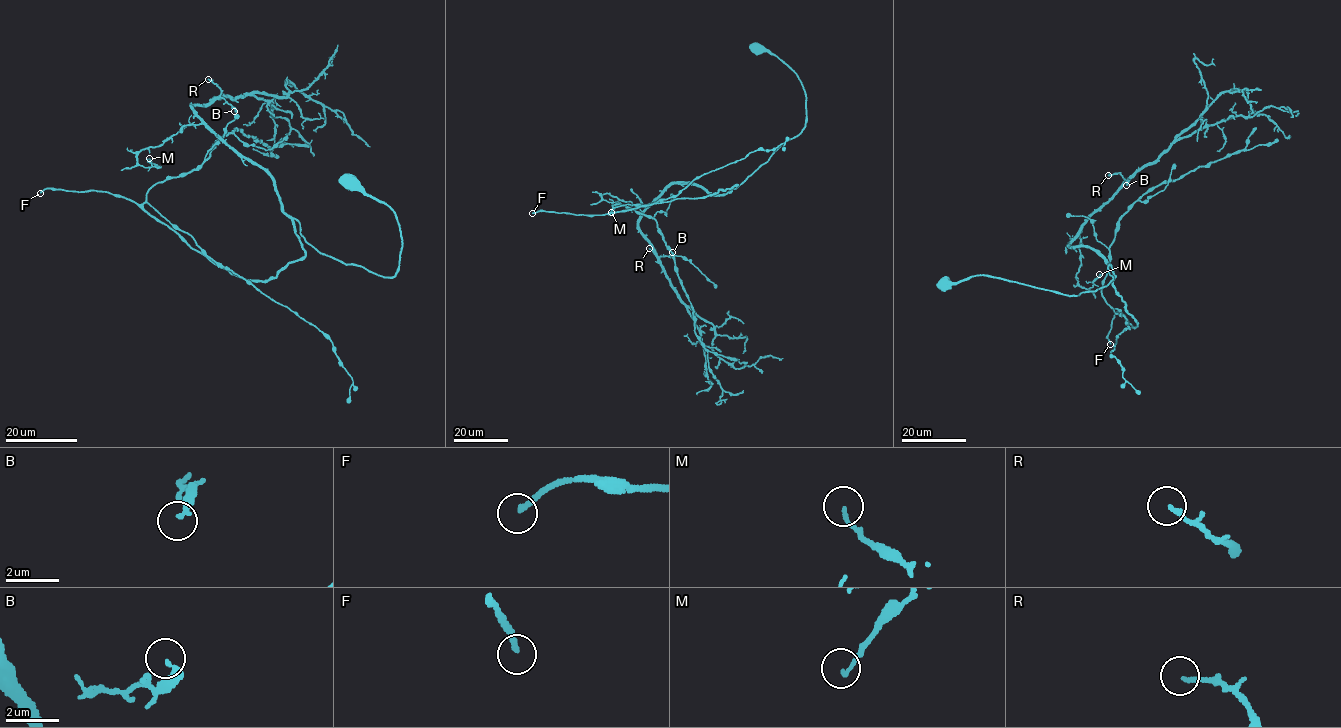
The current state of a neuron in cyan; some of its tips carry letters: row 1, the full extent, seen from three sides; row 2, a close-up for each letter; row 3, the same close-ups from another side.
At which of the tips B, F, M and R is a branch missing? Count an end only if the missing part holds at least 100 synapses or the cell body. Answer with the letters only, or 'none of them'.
F

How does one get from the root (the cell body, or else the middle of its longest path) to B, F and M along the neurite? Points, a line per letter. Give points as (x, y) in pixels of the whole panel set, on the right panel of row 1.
B: (944, 283), (982, 274), (1071, 296), (1102, 288), (1112, 278), (1106, 259), (1069, 243), (1124, 178), (1126, 185)
F: (944, 283), (982, 274), (1077, 296), (1108, 284), (1110, 265), (1137, 324), (1118, 310), (1110, 344)
M: (944, 283), (982, 274), (1096, 291), (1109, 265), (1070, 246), (1081, 230), (1076, 279), (1088, 289), (1099, 274)

